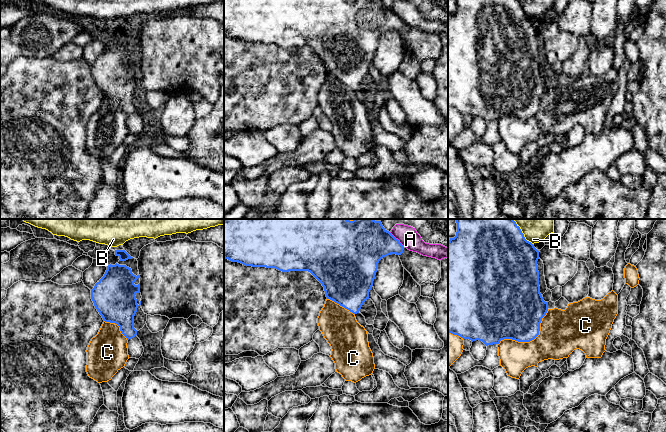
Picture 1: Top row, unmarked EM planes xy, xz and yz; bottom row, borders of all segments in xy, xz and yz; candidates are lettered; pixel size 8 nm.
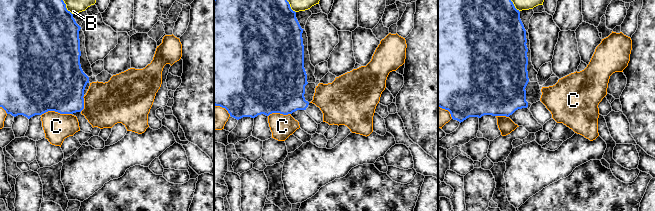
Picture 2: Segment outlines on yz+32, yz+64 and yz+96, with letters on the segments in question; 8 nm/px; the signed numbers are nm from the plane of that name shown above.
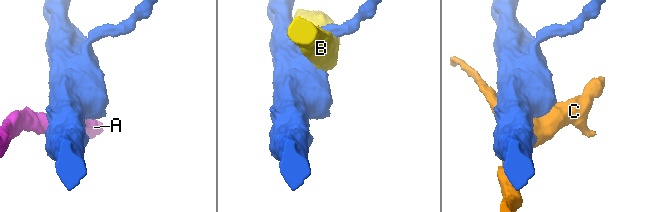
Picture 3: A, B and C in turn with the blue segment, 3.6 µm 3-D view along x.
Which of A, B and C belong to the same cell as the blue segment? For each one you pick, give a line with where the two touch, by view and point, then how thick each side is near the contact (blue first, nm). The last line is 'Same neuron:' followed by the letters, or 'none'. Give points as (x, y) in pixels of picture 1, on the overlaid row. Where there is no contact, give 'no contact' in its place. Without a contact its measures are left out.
Same neuron: none

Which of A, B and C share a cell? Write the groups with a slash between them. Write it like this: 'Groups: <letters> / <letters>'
Groups: A / B / C

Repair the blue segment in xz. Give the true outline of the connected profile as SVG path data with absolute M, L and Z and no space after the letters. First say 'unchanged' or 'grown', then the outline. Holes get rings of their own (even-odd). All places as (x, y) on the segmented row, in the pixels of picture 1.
grown; M224 219L224 259L282 272L308 271L322 284L327 299L352 312L364 328L367 323L359 311L369 299L379 261L391 254L401 255L403 250L399 240L383 227L381 221L374 219Z

